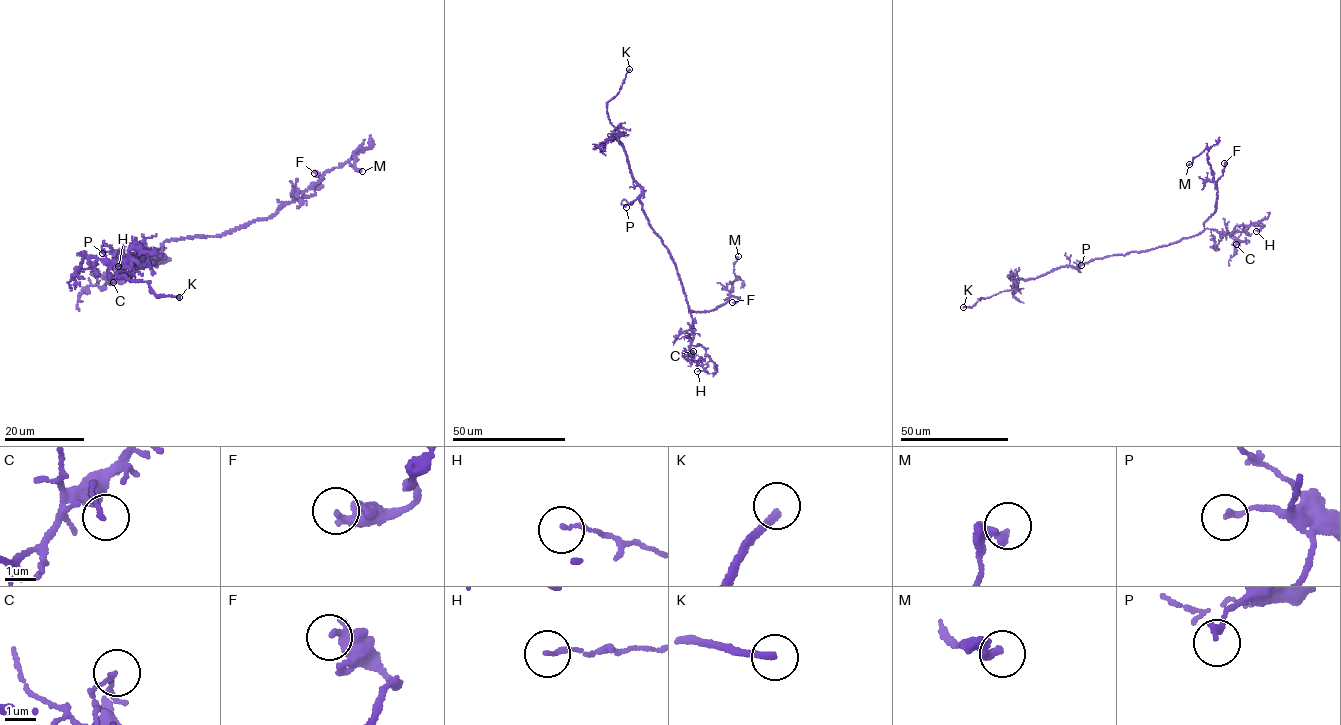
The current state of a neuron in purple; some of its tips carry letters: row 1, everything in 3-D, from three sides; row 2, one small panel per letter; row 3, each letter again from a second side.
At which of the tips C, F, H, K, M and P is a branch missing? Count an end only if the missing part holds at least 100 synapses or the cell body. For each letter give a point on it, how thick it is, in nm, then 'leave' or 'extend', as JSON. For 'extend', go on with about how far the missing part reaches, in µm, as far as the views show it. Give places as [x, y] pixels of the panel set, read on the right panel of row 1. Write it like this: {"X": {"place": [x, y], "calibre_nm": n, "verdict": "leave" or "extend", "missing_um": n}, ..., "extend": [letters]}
{"C": {"place": [1236, 244], "calibre_nm": 130, "verdict": "leave"}, "F": {"place": [1224, 163], "calibre_nm": 260, "verdict": "leave"}, "H": {"place": [1256, 231], "calibre_nm": 120, "verdict": "leave"}, "K": {"place": [963, 307], "calibre_nm": 240, "verdict": "extend", "missing_um": 15}, "M": {"place": [1189, 164], "calibre_nm": 320, "verdict": "leave"}, "P": {"place": [1081, 265], "calibre_nm": 180, "verdict": "leave"}, "extend": ["K"]}

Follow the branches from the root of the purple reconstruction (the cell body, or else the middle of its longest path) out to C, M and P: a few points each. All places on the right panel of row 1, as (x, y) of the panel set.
C: (1145, 250), (1170, 245), (1205, 229), (1233, 235), (1238, 240), (1236, 244)
M: (1145, 250), (1196, 235), (1215, 212), (1218, 197), (1207, 149), (1189, 164)
P: (1145, 250), (1093, 259), (1081, 265)

